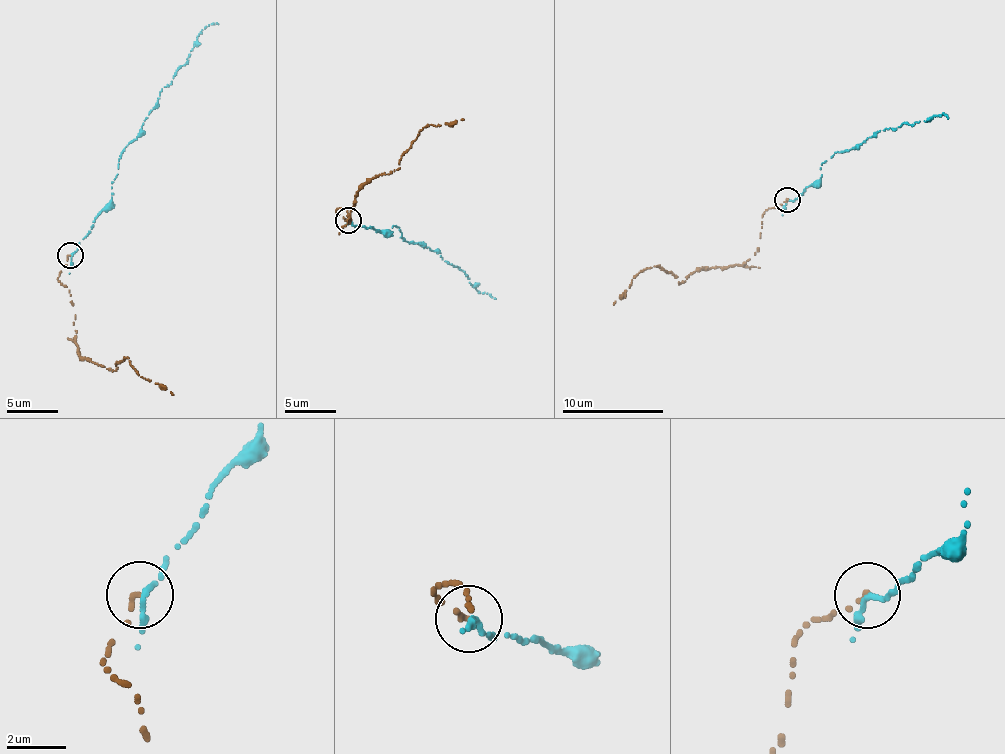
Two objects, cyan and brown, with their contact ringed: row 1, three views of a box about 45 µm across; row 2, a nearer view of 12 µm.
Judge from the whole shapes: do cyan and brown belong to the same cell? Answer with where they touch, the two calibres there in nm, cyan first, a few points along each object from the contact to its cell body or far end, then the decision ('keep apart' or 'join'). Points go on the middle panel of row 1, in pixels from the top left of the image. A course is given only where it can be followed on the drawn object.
at (348, 220); 240 nm thick on the cyan side, 150 nm on the other; cyan runs (348, 220), (389, 235), (392, 225), (402, 240), (441, 252), (476, 290), (495, 299); brown runs (348, 220), (336, 210), (348, 211), (348, 221), (354, 195), (392, 173), (416, 137), (430, 125), (464, 119); join

